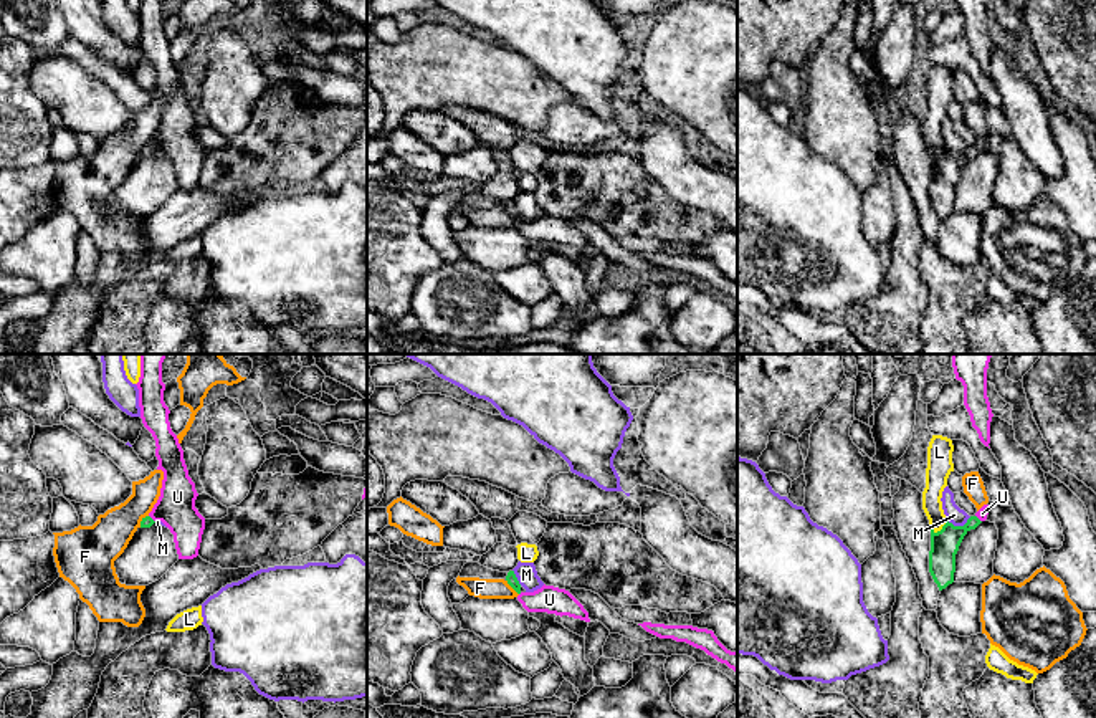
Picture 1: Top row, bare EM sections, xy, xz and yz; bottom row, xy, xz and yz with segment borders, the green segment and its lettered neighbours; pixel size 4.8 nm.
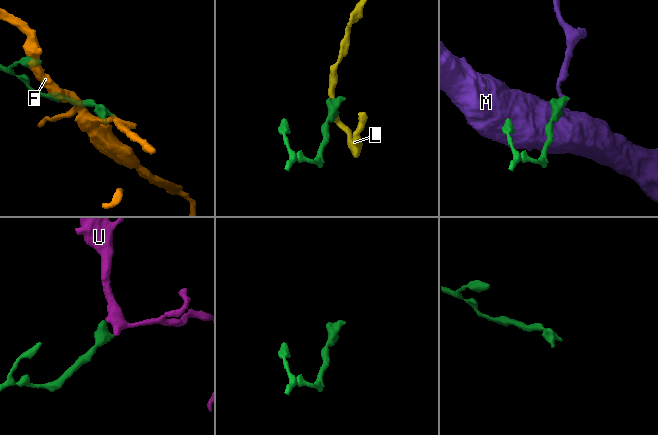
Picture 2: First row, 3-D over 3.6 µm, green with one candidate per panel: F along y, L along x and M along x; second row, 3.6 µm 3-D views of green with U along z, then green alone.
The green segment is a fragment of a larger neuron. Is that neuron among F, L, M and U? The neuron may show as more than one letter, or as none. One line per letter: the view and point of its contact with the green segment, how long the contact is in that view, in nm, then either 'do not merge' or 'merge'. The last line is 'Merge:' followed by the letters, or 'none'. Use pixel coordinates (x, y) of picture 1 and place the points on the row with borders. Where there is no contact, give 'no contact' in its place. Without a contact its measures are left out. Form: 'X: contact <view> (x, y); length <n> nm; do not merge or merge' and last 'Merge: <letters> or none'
F: contact xz (511, 586); length 100 nm; do not merge
L: contact yz (941, 530); length 90 nm; do not merge
M: contact yz (957, 526); length 130 nm; do not merge
U: contact xy (151, 518); length 50 nm; merge
Merge: U

